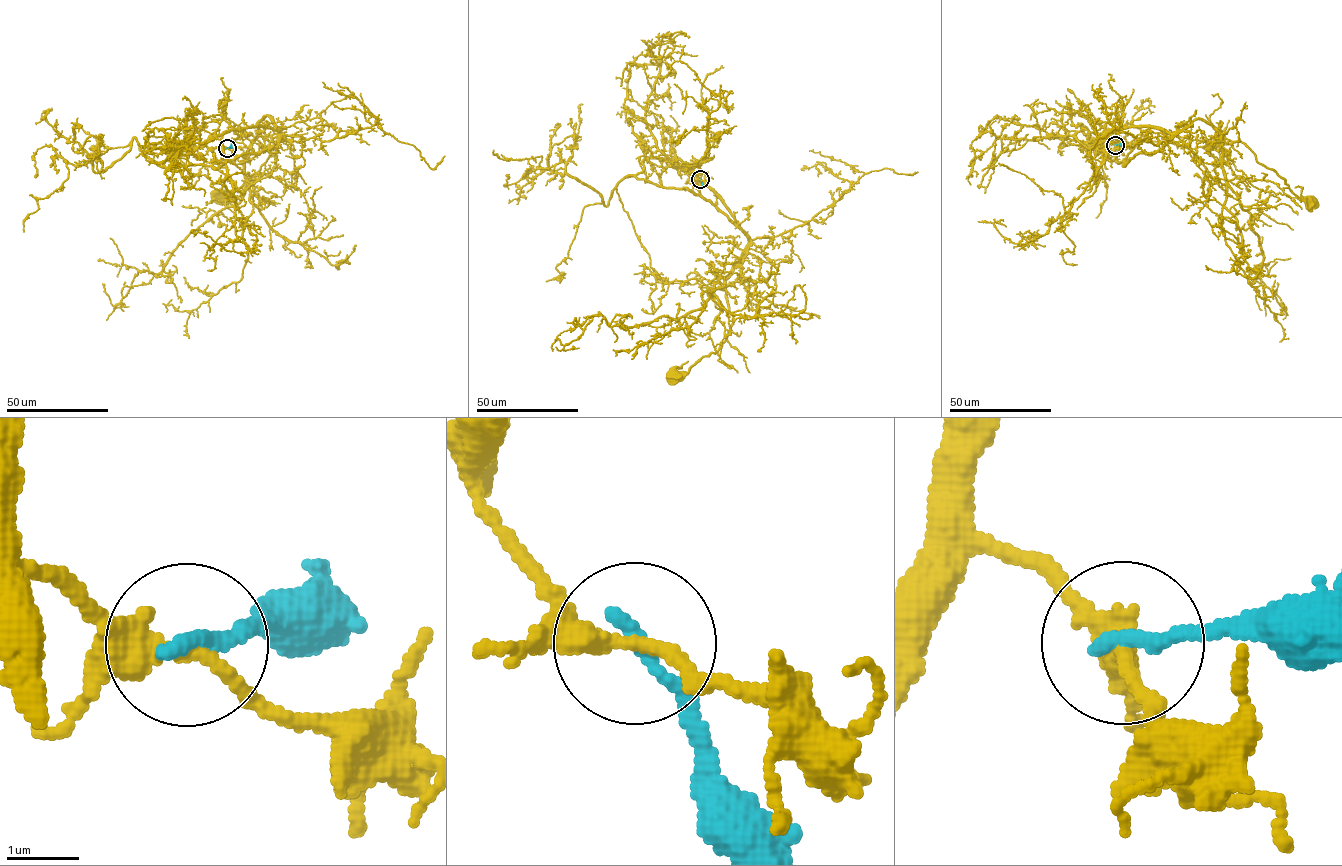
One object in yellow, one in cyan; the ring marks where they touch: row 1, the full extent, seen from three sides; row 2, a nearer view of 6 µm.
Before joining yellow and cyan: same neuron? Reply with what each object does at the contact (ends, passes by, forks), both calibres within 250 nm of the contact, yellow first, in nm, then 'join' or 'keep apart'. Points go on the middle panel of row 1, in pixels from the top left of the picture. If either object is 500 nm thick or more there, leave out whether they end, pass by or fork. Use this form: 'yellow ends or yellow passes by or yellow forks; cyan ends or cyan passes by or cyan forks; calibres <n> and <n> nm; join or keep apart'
yellow passes by; cyan ends; calibres 280 and 240 nm; keep apart

